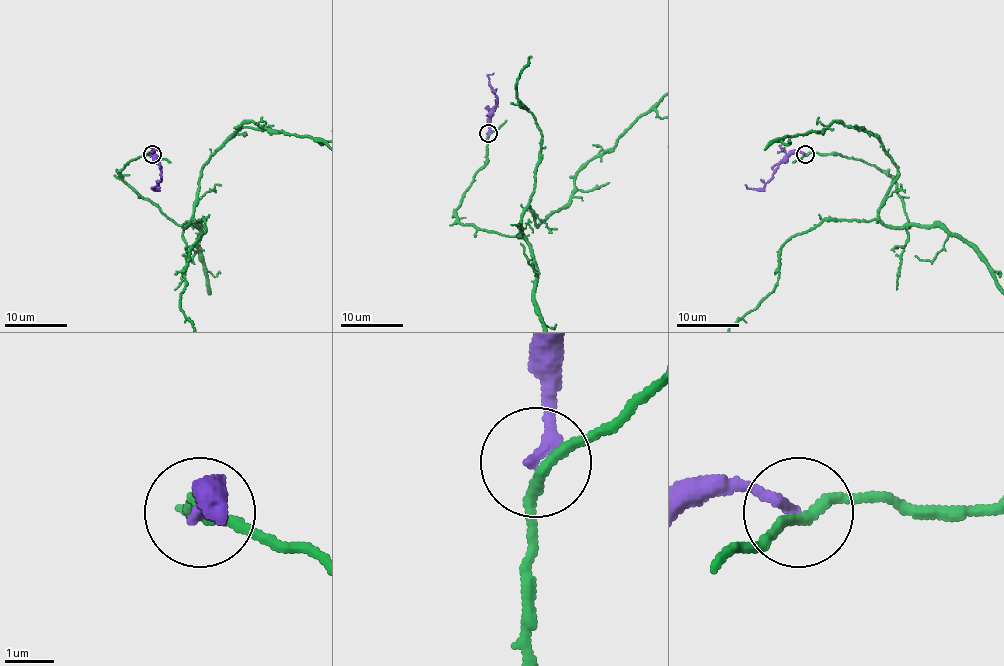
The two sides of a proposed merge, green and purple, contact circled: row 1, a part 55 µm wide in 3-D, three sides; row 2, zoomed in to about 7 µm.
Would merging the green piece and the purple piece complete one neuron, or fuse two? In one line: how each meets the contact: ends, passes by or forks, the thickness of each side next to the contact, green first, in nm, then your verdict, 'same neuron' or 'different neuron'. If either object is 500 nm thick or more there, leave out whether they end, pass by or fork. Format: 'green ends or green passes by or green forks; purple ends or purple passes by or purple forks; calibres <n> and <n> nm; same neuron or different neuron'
green passes by; purple ends; calibres 200 and 260 nm; different neuron

